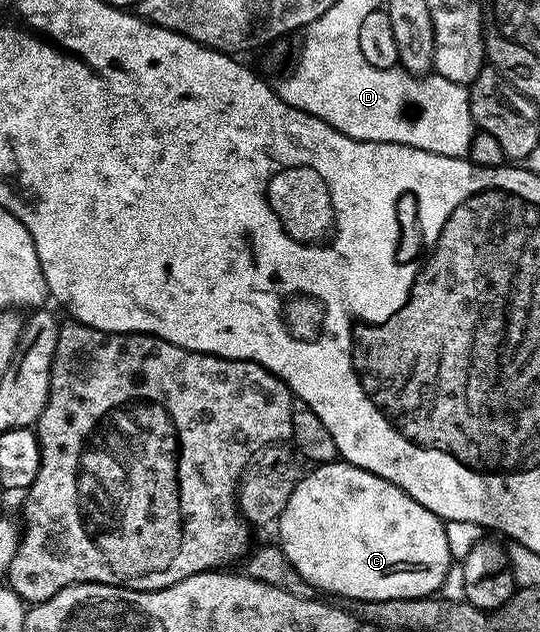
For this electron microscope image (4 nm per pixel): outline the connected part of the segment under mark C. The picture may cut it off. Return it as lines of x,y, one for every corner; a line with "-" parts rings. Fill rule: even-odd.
334,462
331,464
316,465
305,477
303,475
296,481
294,492
287,501
280,517
275,523
277,529
276,543
283,550
287,562
299,570
299,574
305,579
318,593
330,592
333,596
346,596
349,602
358,600
424,600
440,593
441,583
447,578
447,570
451,563
451,557
447,550
447,534
445,525
427,506
419,506
415,498
411,498
399,486
371,474
354,464
344,462

